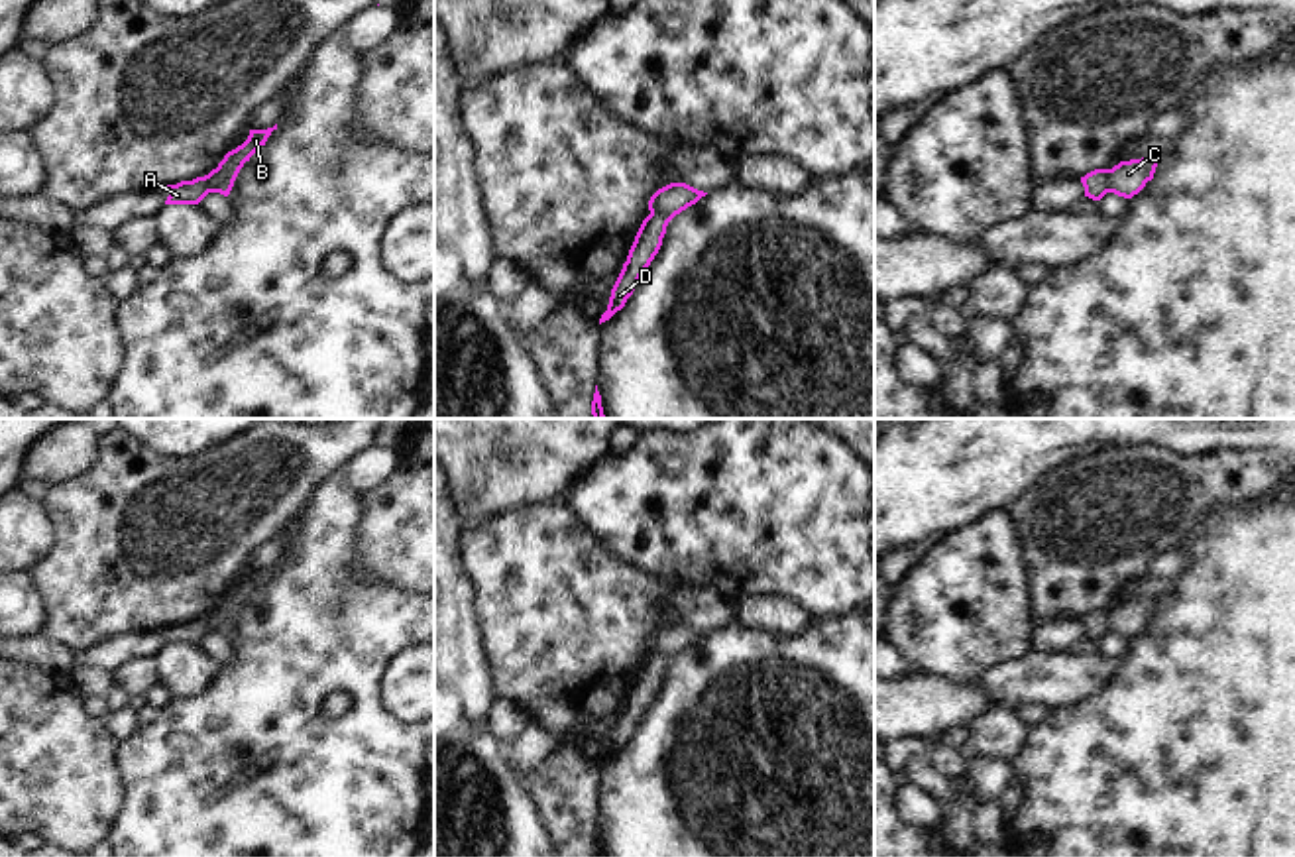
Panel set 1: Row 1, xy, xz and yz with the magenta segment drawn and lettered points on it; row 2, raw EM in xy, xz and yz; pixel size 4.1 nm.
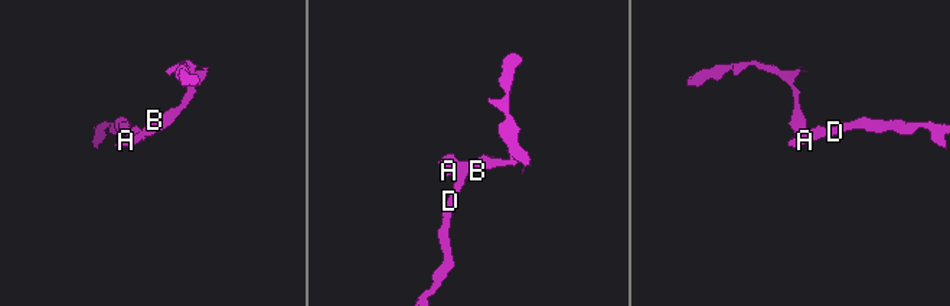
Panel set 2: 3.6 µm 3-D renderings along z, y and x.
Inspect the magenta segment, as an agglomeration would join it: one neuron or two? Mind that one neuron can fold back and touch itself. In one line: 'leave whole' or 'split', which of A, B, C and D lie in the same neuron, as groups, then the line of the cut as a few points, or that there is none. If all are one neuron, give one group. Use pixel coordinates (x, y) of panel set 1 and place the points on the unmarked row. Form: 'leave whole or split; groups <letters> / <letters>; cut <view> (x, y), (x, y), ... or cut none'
split; groups A B / C D; cut yz (1107, 610), (1109, 631)

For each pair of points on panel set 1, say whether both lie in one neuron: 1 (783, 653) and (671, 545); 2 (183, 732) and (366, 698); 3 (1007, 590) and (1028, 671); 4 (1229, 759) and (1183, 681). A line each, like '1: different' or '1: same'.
1: different
2: same
3: different
4: same

